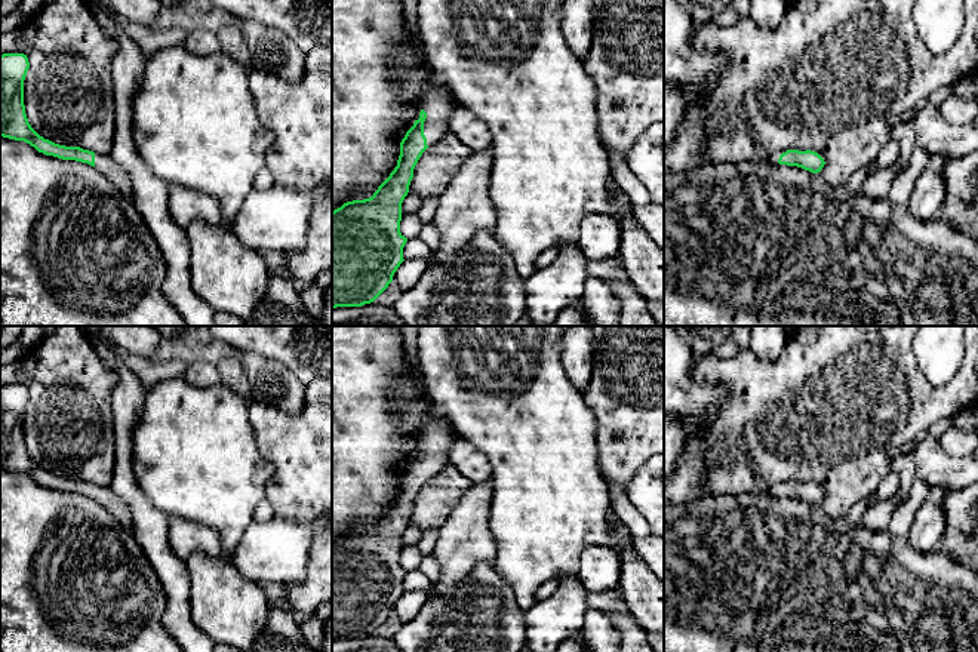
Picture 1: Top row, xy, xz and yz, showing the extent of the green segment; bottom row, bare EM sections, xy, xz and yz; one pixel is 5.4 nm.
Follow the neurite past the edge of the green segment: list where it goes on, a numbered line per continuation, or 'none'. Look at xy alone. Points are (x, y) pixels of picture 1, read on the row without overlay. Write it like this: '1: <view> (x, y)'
1: xy (104, 495)

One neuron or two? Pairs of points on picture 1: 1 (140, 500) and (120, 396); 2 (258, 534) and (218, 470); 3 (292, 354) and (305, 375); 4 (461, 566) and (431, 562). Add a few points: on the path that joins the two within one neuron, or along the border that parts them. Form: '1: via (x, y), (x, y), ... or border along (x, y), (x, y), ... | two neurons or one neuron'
1: via (123, 474), (123, 421) | one neuron
2: border along (252, 519), (233, 551) | two neurons
3: via (297, 359), (305, 371) | one neuron
4: border along (433, 551), (437, 560), (439, 577), (431, 583) | two neurons

